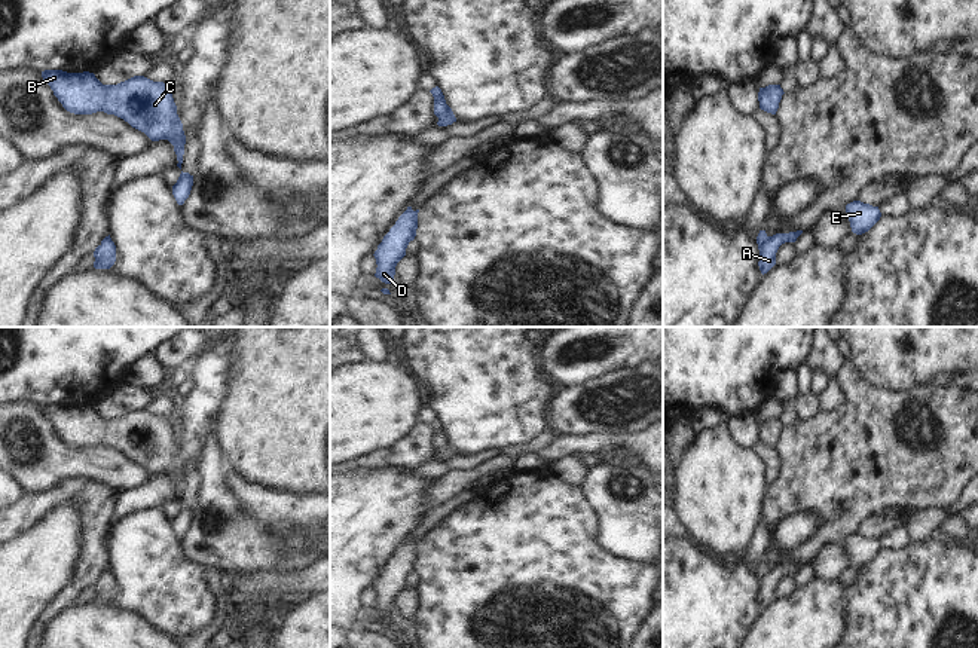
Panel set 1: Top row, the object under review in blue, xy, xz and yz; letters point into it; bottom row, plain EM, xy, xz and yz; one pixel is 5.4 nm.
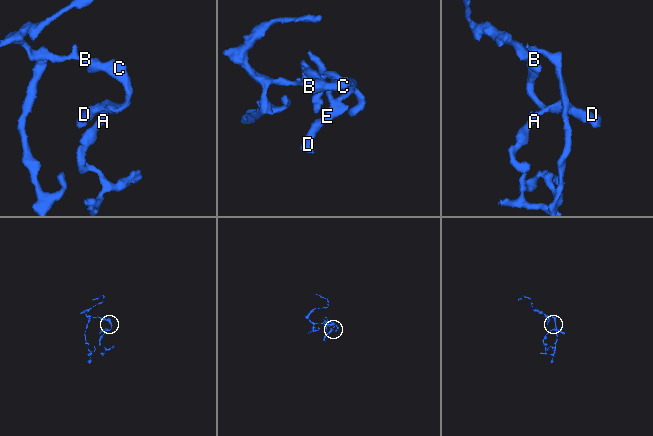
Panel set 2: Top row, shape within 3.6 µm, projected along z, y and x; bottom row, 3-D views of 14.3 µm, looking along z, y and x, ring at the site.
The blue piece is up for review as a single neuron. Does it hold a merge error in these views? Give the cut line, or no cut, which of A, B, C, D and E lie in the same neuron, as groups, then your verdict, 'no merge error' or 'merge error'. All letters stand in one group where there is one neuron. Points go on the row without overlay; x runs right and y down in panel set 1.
cut none; groups A B C D E; no merge error

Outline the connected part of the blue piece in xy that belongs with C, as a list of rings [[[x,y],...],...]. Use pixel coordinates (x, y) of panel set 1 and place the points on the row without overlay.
[[[42,404],[62,440],[74,447],[114,447],[152,474],[168,473],[181,502],[186,468],[172,425],[163,415],[134,409],[117,418],[103,418],[94,406]]]

